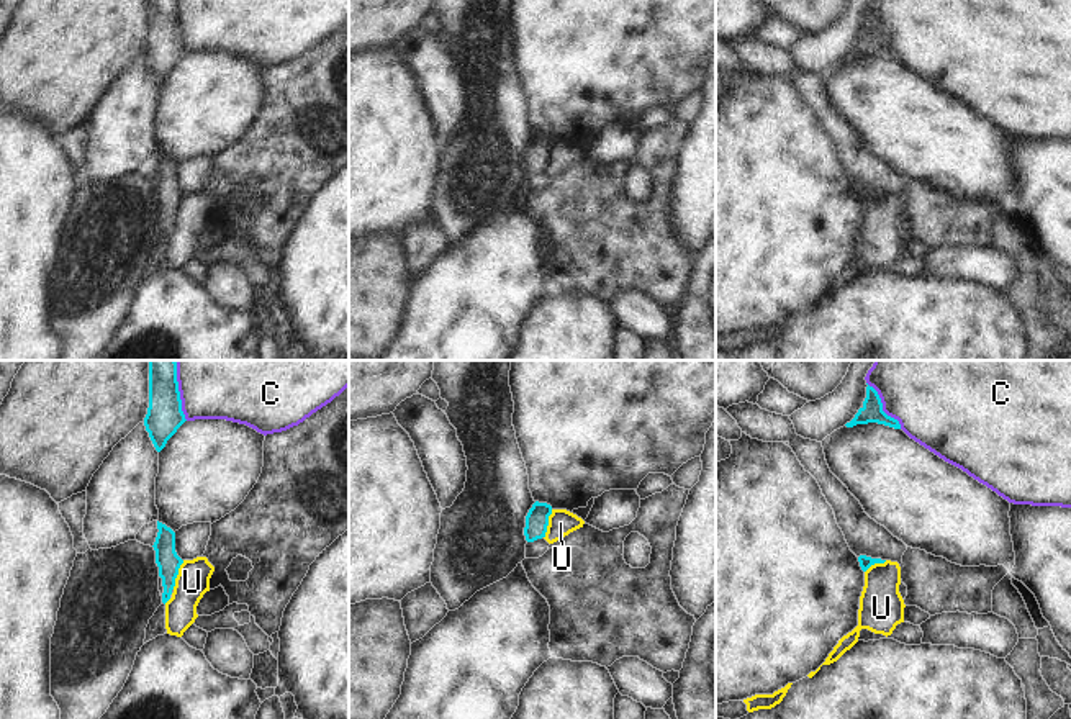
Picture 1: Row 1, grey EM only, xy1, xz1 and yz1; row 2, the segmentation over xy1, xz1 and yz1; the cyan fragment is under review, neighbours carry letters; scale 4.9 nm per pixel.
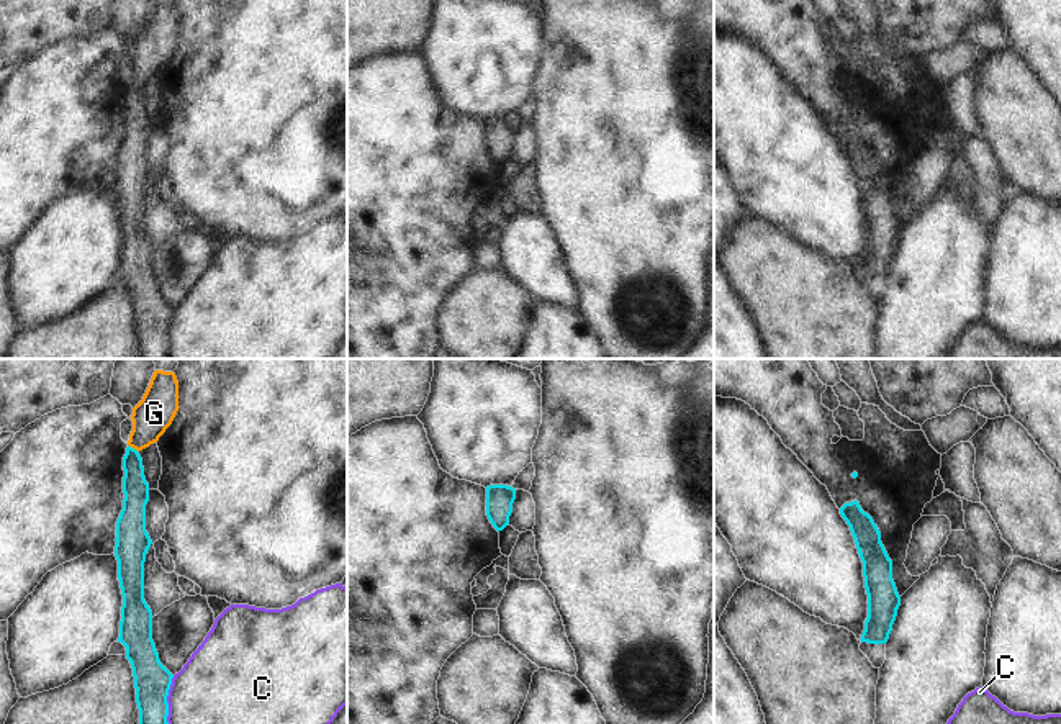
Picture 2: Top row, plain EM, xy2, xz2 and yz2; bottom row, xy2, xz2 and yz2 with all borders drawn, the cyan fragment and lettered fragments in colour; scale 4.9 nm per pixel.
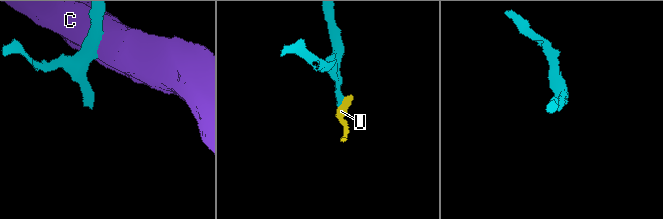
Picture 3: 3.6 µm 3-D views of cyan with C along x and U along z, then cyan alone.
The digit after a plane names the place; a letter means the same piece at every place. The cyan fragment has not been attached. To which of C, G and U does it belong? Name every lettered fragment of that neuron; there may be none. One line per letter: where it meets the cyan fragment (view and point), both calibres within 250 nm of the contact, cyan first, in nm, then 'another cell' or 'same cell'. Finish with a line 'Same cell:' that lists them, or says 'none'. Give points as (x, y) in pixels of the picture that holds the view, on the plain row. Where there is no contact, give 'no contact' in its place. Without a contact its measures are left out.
C: xy1 (179, 27) | 180/260 nm | another cell
G: xy2 (131, 81) | 130/190 nm | same cell
U: xy1 (177, 207) | 120/160 nm | another cell
Same cell: G

